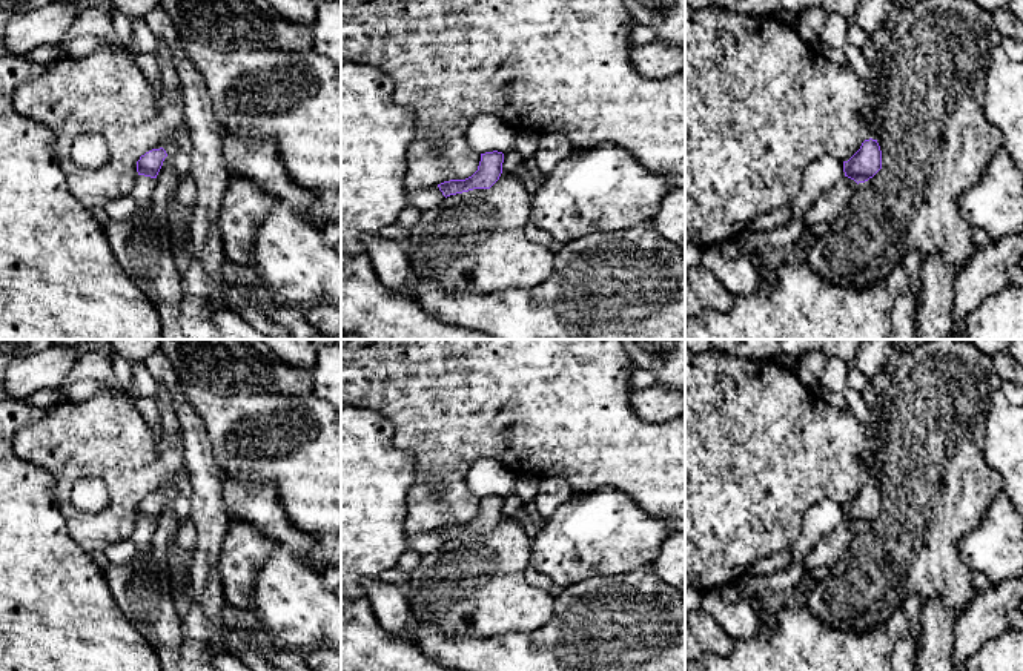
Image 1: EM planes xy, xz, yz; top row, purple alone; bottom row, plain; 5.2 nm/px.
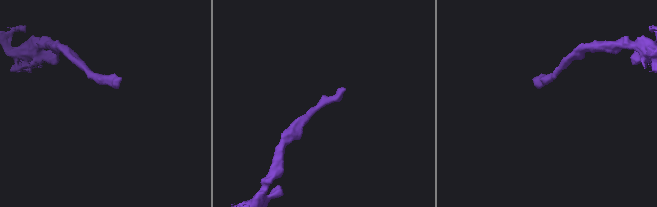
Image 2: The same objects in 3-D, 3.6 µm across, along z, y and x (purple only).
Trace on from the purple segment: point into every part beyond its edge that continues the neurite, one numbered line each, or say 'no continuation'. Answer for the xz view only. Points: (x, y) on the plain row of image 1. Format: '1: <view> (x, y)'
no continuation

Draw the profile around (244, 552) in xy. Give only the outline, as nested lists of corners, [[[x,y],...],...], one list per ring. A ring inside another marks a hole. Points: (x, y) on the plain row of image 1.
[[[230,521],[218,556],[218,571],[227,603],[253,613],[253,582],[275,544],[244,521]]]

